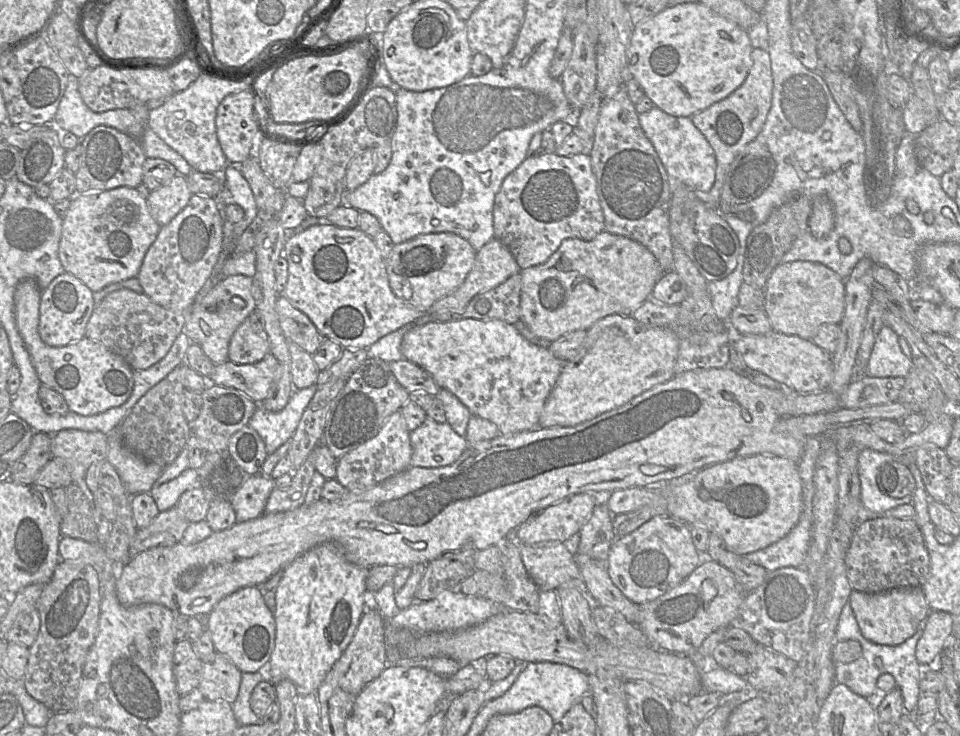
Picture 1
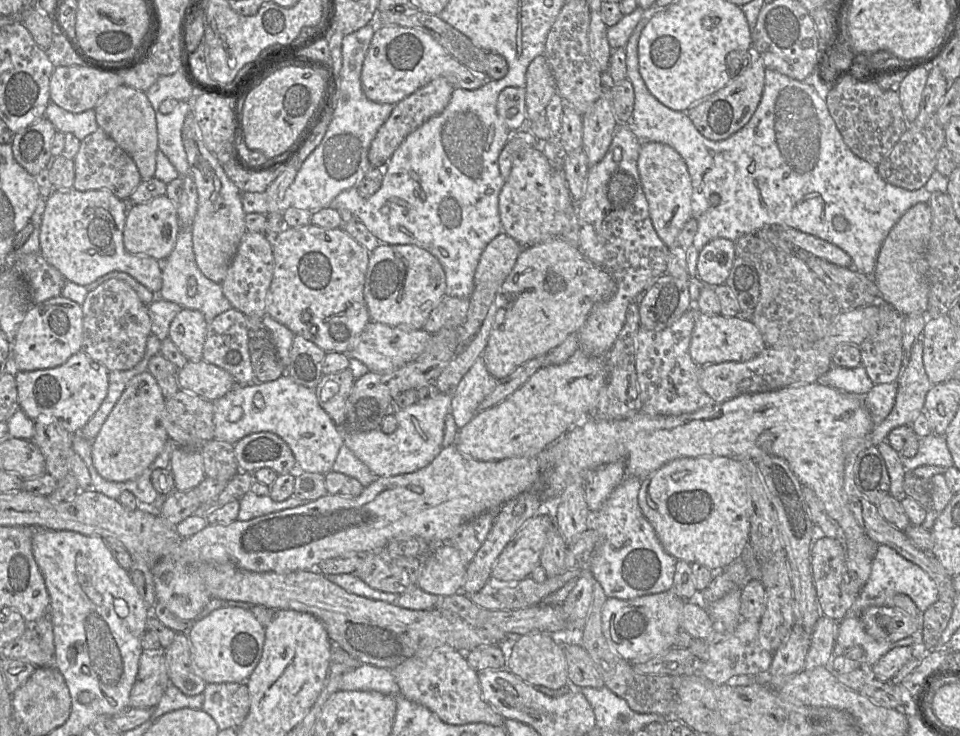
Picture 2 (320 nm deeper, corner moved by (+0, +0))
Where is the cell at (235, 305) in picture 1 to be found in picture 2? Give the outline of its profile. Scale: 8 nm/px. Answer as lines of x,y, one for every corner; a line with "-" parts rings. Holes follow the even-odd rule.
183,308
170,323
169,338
188,361
201,360
208,322
194,309

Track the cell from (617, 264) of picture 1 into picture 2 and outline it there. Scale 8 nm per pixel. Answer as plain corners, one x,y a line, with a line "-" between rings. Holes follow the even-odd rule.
555,238
523,247
512,271
501,283
496,296
494,320
482,354
488,372
500,381
527,361
545,356
562,344
570,334
579,332
594,307
609,299
614,292
615,283
612,278
588,260
577,244

